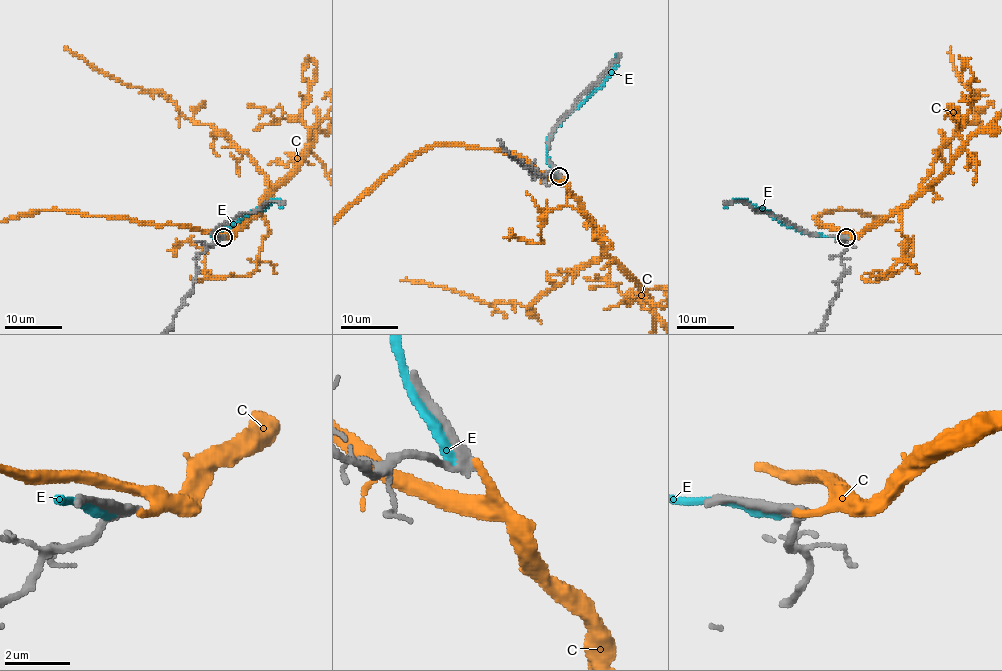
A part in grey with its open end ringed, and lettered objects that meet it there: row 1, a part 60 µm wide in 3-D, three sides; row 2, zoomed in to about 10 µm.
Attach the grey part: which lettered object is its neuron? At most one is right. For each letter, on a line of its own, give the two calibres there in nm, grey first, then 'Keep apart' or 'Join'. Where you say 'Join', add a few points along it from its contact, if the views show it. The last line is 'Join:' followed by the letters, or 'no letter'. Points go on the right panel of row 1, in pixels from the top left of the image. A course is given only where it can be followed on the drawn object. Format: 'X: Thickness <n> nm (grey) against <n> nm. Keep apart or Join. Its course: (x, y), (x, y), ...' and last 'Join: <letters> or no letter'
C: Thickness 260 nm (grey) against 240 nm. Keep apart
E: Thickness 280 nm (grey) against 300 nm. Keep apart
Join: no letter

